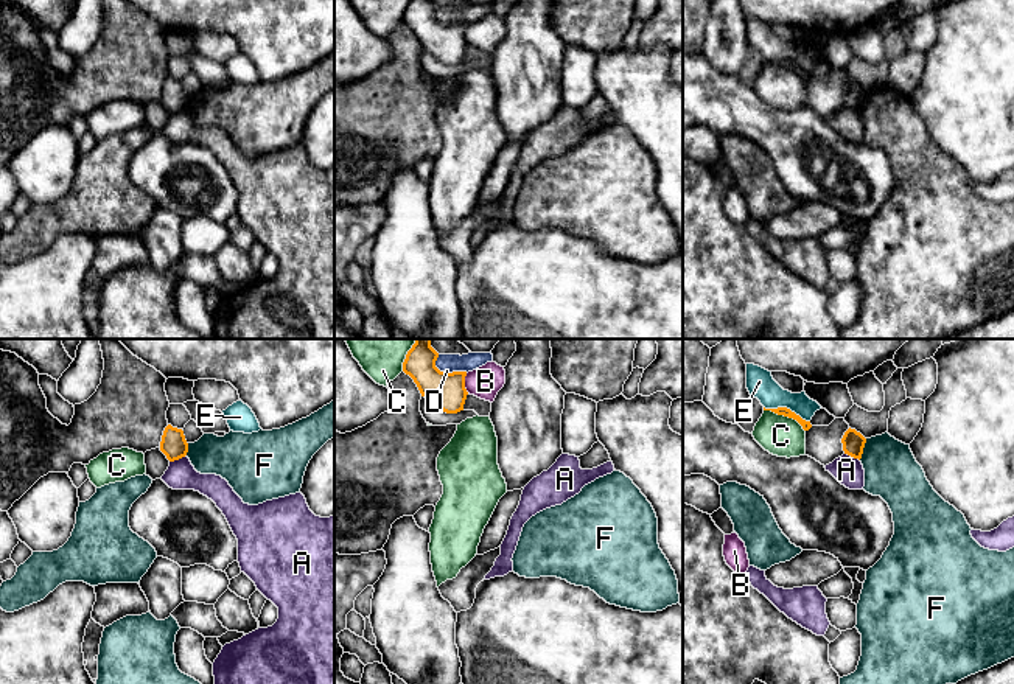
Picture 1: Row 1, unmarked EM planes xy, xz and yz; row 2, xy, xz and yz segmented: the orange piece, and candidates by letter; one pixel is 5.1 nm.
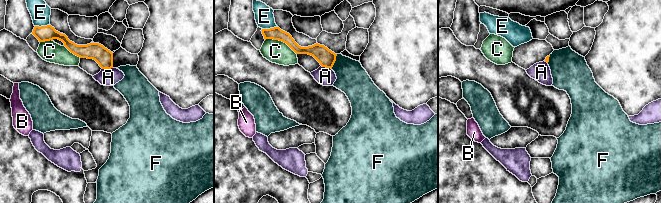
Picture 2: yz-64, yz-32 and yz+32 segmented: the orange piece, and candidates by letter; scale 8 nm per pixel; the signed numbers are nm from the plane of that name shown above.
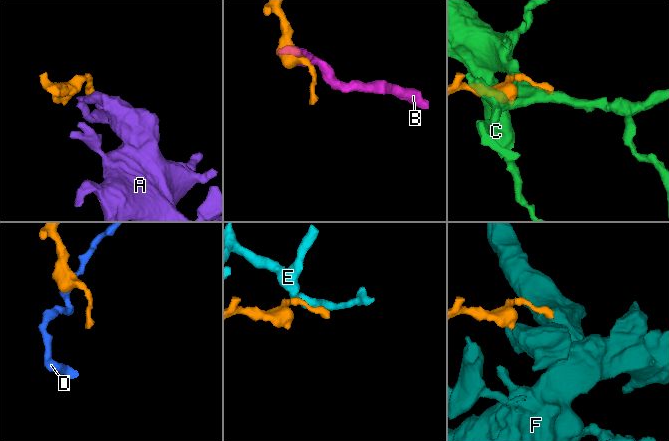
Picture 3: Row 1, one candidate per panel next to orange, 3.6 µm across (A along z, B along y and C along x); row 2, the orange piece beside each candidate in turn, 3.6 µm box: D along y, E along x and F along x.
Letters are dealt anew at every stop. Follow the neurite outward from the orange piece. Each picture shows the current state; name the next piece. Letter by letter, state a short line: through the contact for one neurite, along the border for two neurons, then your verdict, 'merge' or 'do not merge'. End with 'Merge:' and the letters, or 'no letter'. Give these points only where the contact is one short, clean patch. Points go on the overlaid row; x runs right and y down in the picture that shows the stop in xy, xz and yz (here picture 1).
A: line xy (185, 454), (170, 462); do not merge
B: do not merge
C: do not merge
D: line xz (434, 361), (440, 370), (467, 372); do not merge
E: do not merge
F: do not merge
Merge: no letter

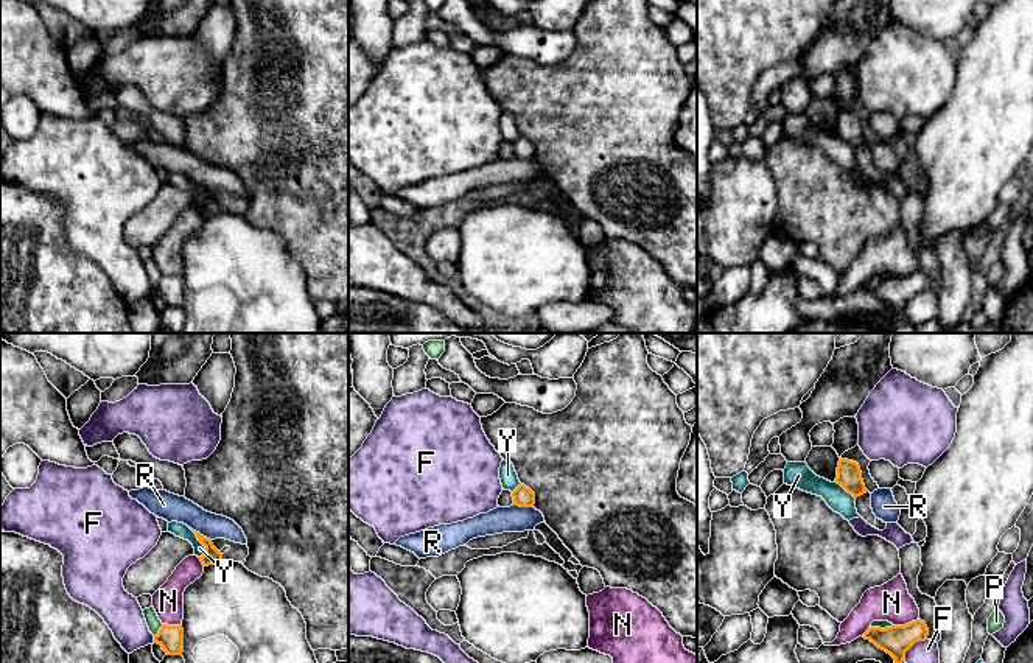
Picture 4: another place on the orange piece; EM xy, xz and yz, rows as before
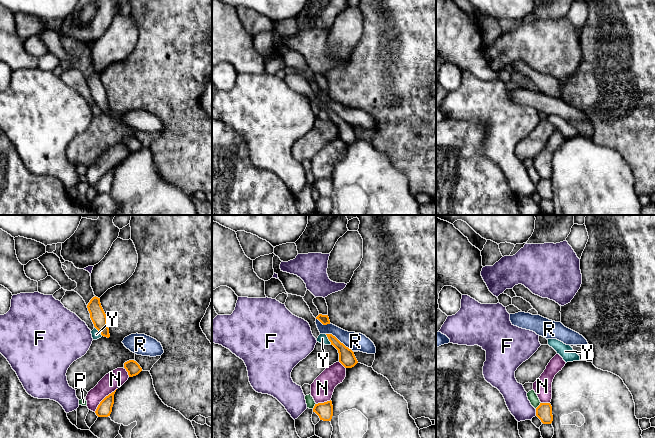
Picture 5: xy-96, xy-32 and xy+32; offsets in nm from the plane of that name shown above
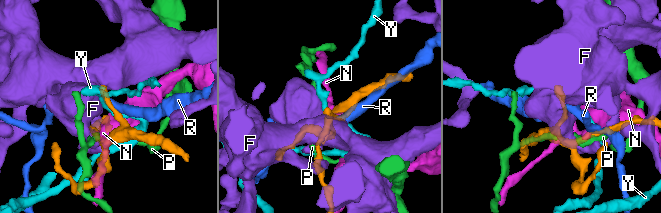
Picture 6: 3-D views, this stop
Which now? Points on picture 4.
F: do not merge
N: do not merge
P: do not merge
R: line xy (190, 526), (210, 540); do not merge
Y: do not merge
Merge: no letter

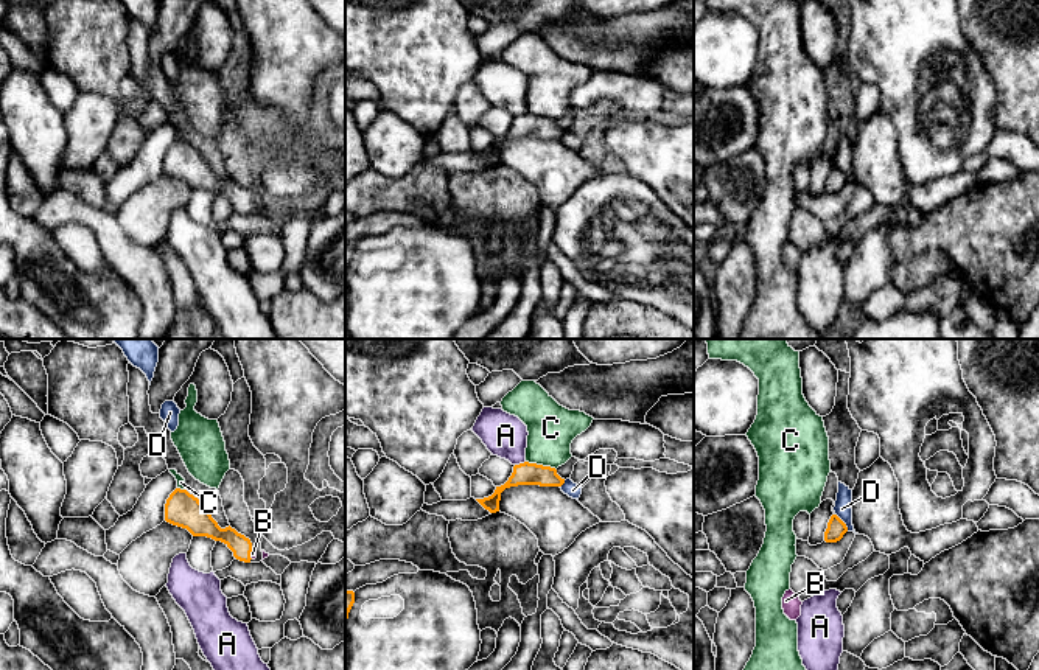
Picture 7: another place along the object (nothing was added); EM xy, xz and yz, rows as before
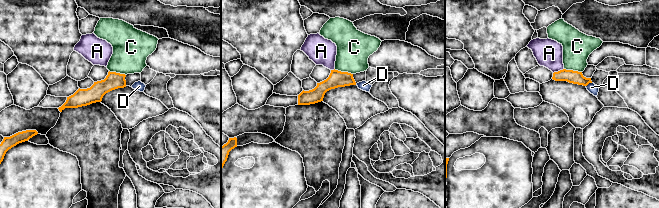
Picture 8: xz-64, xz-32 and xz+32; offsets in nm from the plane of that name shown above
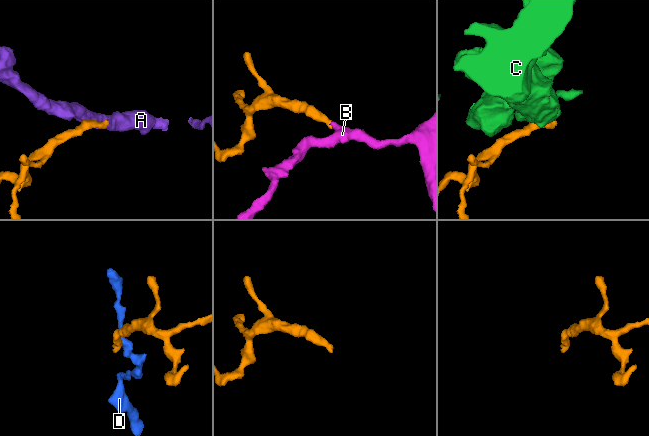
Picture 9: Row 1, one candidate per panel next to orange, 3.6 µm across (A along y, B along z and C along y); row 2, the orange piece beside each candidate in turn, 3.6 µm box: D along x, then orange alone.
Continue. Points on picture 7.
A: line xz (524, 460), (515, 465); do not merge
B: line xy (241, 546), (249, 554), (252, 554); merge
C: line xz (526, 460), (549, 465), (556, 470); do not merge
D: line yz (836, 513), (848, 530); do not merge
Merge: B

